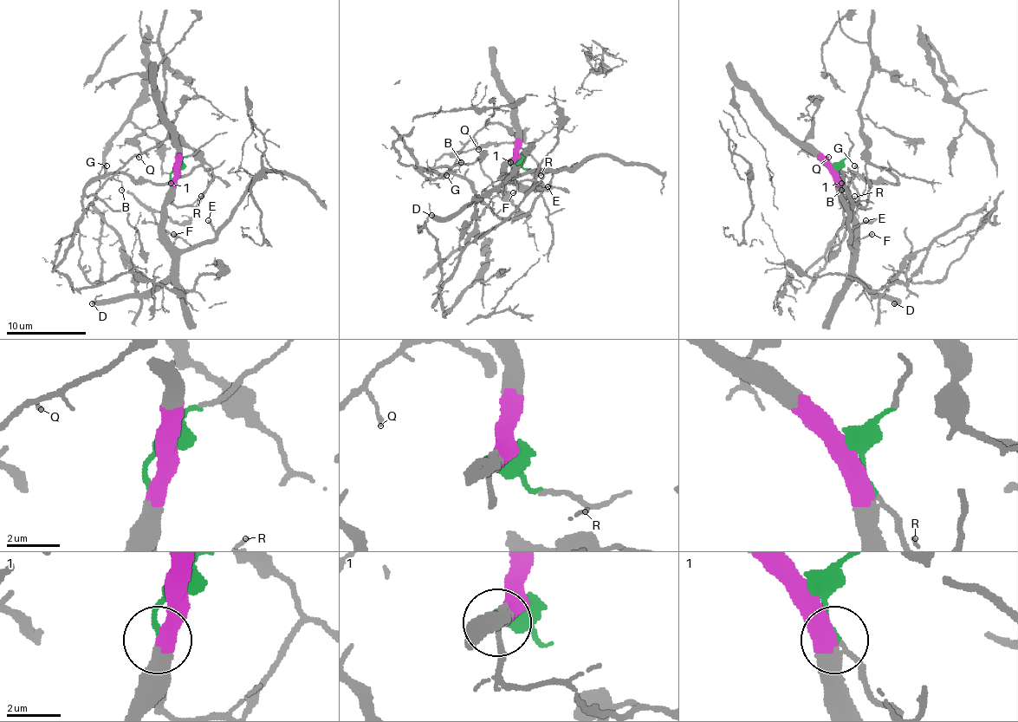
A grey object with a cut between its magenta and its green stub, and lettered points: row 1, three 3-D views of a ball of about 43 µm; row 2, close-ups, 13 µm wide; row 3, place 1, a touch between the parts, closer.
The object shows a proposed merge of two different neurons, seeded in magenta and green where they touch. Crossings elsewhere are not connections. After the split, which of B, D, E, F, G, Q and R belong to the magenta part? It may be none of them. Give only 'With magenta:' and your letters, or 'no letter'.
With magenta: B, D, E, F, Q

